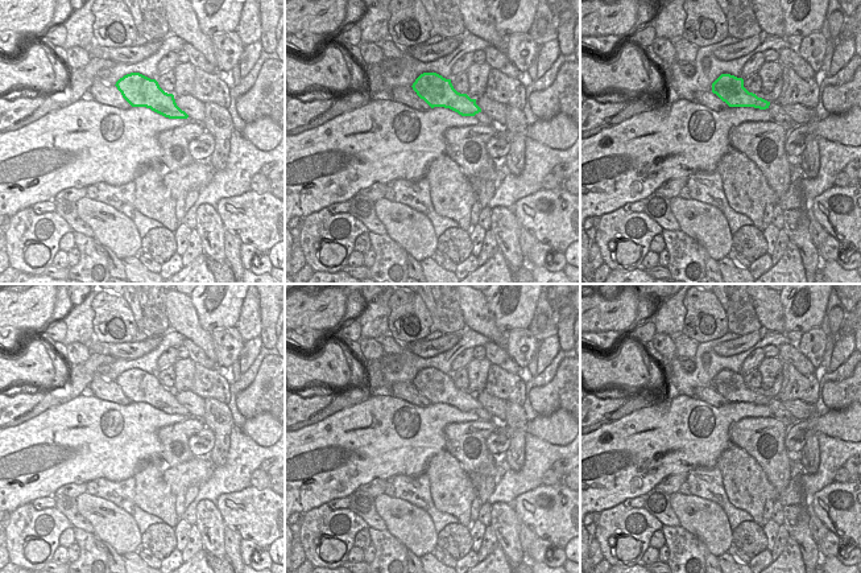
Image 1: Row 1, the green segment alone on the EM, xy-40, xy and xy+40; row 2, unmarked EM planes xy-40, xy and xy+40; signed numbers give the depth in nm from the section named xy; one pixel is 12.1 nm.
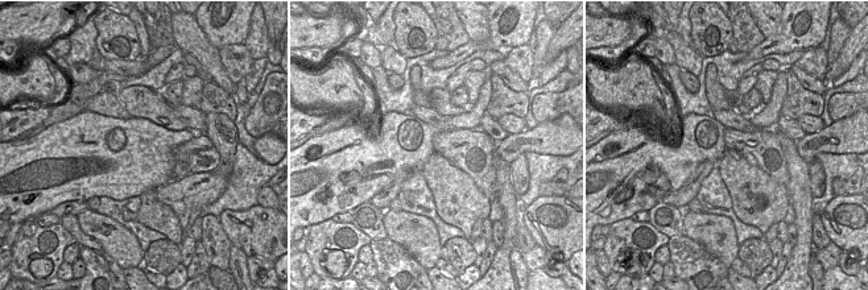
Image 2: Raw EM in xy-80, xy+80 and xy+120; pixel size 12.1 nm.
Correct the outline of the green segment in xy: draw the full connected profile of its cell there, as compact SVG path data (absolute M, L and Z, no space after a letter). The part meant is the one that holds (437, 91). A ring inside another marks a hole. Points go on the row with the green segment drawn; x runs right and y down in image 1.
M436 73L421 74L411 87L431 108L450 108L461 116L475 116L480 124L493 124L493 120L476 104L476 99L458 92L451 79L446 79Z

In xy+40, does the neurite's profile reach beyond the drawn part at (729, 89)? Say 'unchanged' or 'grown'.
grown

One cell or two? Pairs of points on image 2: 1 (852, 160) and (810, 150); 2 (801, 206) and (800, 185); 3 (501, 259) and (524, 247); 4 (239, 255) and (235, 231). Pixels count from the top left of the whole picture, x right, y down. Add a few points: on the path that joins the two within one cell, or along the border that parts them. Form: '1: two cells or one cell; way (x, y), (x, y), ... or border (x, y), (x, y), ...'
1: two cells; border (851, 153), (818, 153), (814, 157)
2: one cell; way (801, 201), (800, 190)
3: two cells; border (516, 223), (517, 247)
4: two cells; border (232, 244), (247, 256)

